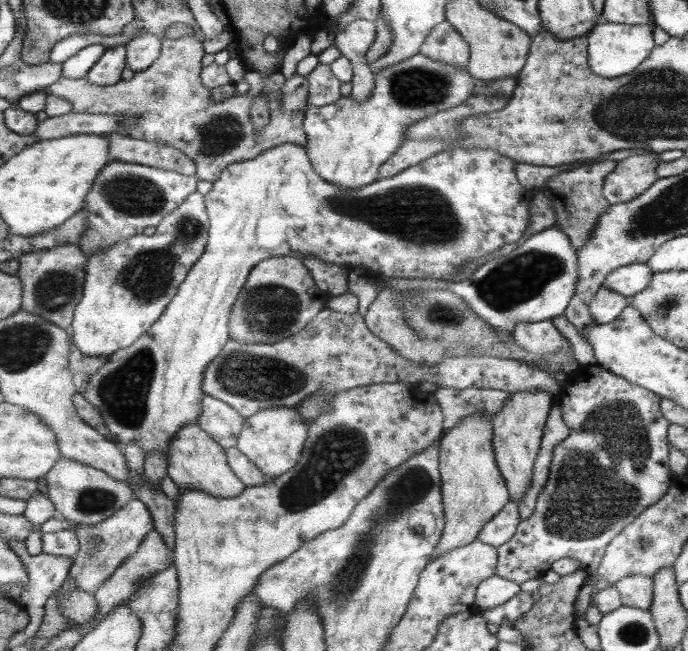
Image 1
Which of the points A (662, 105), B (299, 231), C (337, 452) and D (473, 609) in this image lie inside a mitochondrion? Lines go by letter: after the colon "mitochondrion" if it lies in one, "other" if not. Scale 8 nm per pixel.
A: mitochondrion
B: other
C: mitochondrion
D: other

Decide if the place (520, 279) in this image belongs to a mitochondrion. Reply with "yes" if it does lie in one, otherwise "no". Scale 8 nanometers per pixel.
yes

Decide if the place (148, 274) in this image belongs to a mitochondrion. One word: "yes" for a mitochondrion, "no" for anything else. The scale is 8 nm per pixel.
yes

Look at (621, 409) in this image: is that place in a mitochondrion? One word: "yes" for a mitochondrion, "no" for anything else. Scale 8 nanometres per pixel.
yes

